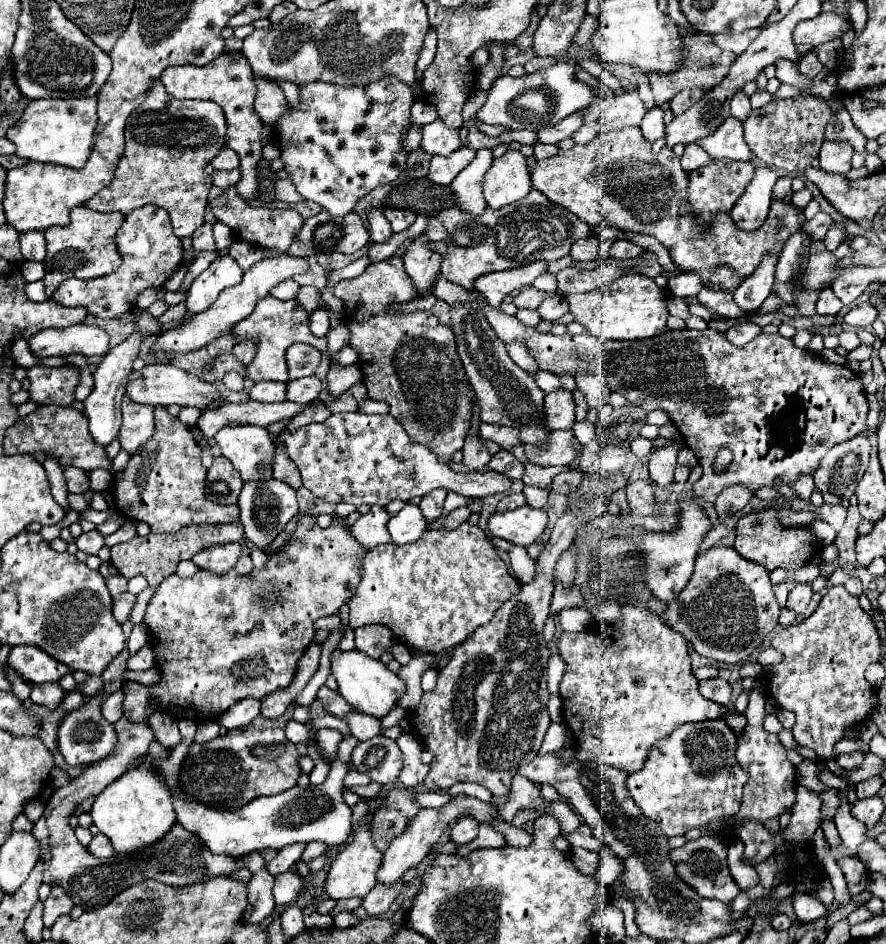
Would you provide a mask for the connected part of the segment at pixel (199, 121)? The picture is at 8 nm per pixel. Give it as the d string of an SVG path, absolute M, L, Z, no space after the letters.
M160 79L152 81L152 87L146 93L144 103L134 109L126 121L126 147L124 155L118 161L118 167L114 171L114 179L108 187L104 187L98 195L94 195L86 205L100 213L122 213L128 215L130 211L144 207L146 203L158 205L170 213L174 235L192 237L192 233L204 223L204 211L208 205L208 193L212 187L210 175L204 173L204 165L214 159L214 155L224 147L226 143L226 119L224 111L218 107L218 103L212 101L180 101L166 93Z

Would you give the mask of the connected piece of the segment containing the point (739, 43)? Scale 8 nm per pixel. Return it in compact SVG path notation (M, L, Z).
M750 29L750 31L744 31L744 33L738 33L738 35L714 35L714 43L718 43L718 47L726 49L726 51L732 51L736 55L742 55L748 45L758 37L760 29Z

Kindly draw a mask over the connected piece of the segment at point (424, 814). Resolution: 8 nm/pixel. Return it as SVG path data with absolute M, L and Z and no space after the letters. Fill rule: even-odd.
M464 795L454 797L446 807L420 811L420 813L412 819L412 823L406 827L406 831L404 831L400 837L396 837L396 839L390 843L388 851L384 853L384 861L382 861L382 865L380 865L380 869L378 869L378 875L376 875L378 883L388 885L388 887L394 885L394 883L402 883L402 881L404 881L404 879L402 879L404 873L406 873L408 869L418 867L418 865L424 861L424 857L430 853L432 845L434 845L434 843L440 839L440 835L446 831L446 827L452 825L458 817L464 817L464 815L472 815L478 823L492 823L494 819L500 817L498 811L496 811L496 807L494 807L492 803L484 803L484 801L478 801L478 799L474 799L474 797L464 797Z

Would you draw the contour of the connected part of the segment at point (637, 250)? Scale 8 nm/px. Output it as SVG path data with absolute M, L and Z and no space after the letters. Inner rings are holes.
M618 239L614 241L612 249L610 249L610 257L614 259L630 259L630 257L640 257L642 253L646 253L644 247L628 241L628 239Z

